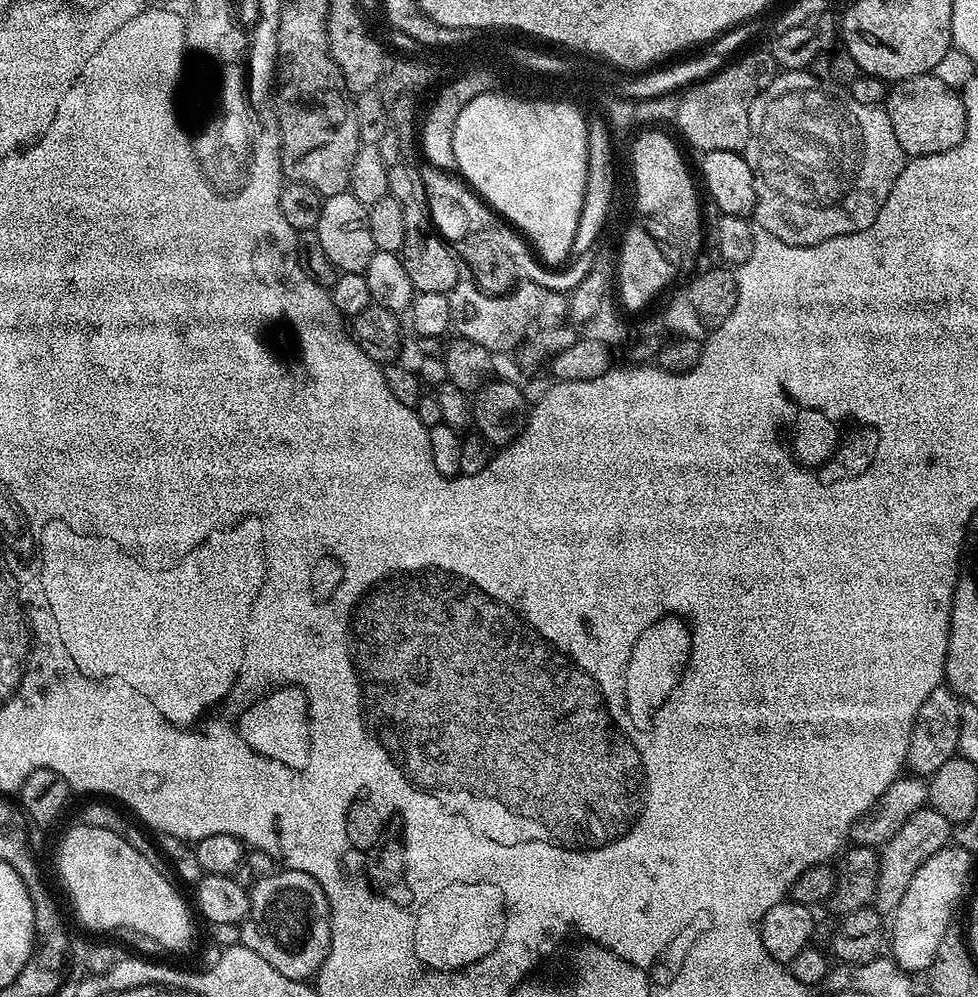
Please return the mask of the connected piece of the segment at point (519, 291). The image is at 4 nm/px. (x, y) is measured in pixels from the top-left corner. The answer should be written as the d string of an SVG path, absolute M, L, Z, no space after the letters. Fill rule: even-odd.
M461 278L446 294L450 302L451 331L456 331L457 337L478 342L478 346L486 346L486 350L493 354L515 353L529 335L528 327L531 326L536 311L539 313L542 308L542 291L539 286L532 280L519 280L500 295L487 293L480 296L471 279Z

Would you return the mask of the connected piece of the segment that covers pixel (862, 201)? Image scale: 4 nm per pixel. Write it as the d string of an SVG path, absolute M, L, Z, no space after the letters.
M784 70L776 75L774 82L770 82L770 86L766 86L762 94L758 94L758 98L754 98L754 106L750 110L750 138L742 155L754 174L754 186L756 187L754 220L759 228L790 246L805 248L821 244L830 238L866 230L866 226L870 226L870 222L878 218L878 210L882 210L890 190L894 190L906 163L902 146L898 146L898 138L894 138L894 126L890 126L887 111L880 106L862 106L862 102L854 102L851 94L844 93L843 96L840 92L843 91L837 90L833 85L822 83L817 76L812 75L811 71Z

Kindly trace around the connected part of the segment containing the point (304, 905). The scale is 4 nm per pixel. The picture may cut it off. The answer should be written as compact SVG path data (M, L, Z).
M276 870L271 876L262 878L252 885L248 894L248 914L239 925L238 931L240 931L239 943L245 948L254 950L258 958L266 958L266 962L270 962L270 966L274 966L278 974L291 980L307 981L319 972L330 950L332 911L322 886L318 886L318 882L310 878L310 874Z

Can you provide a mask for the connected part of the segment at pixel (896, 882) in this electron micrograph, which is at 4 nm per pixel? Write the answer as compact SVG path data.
M925 806L922 810L918 810L918 814L914 814L914 818L910 818L910 822L906 822L906 826L902 826L902 830L898 830L898 834L894 834L894 838L890 838L888 844L883 845L880 852L878 890L874 901L875 907L881 913L895 913L922 862L938 854L938 850L949 847L952 826L953 823L943 817L938 810Z

